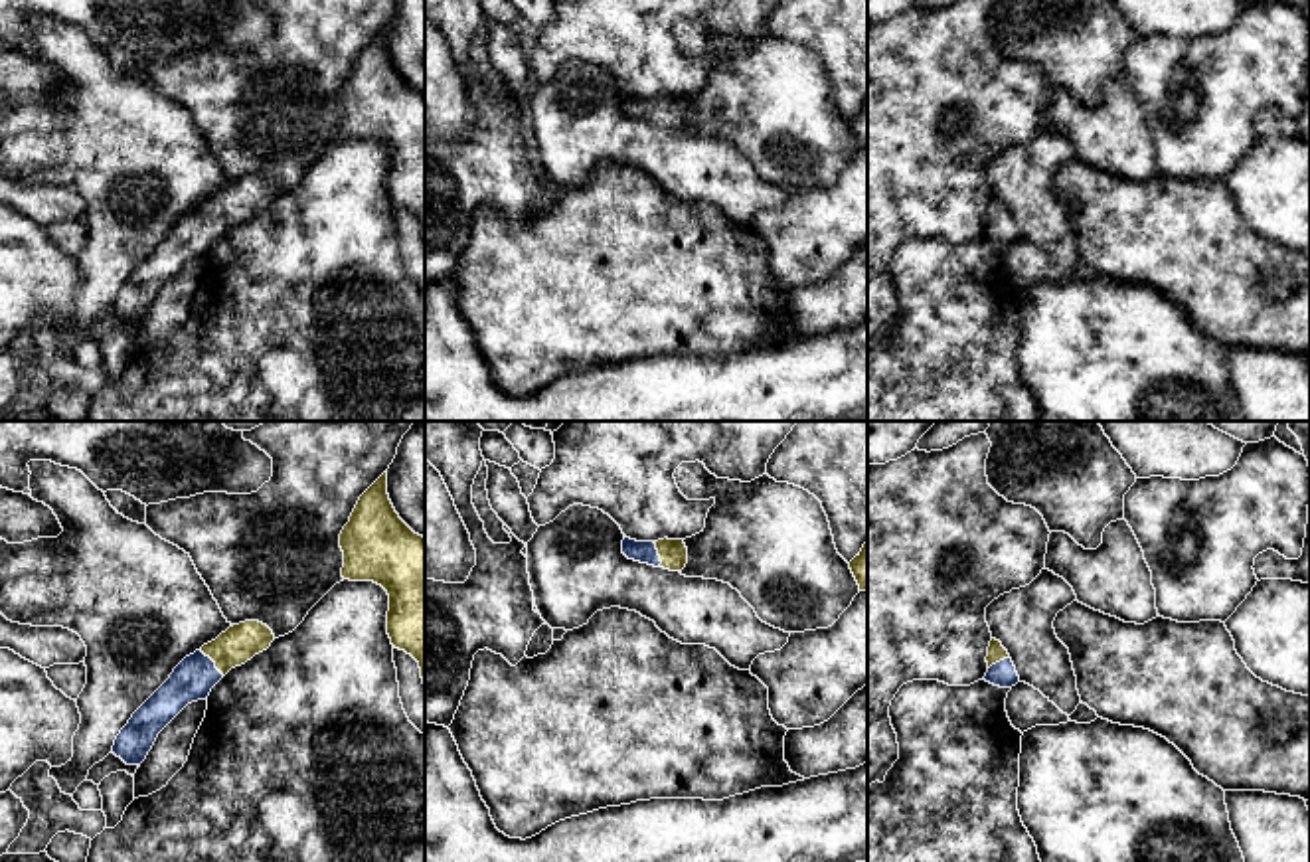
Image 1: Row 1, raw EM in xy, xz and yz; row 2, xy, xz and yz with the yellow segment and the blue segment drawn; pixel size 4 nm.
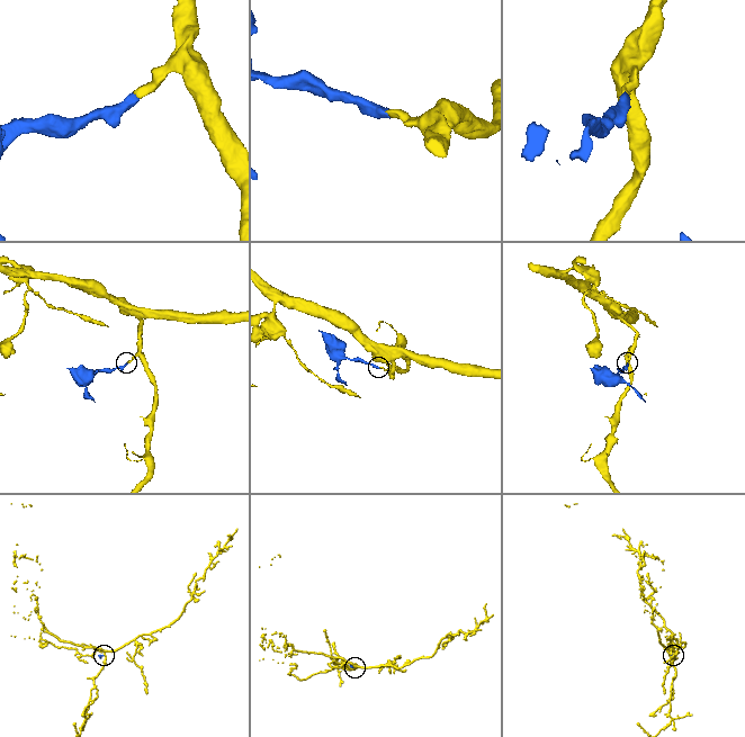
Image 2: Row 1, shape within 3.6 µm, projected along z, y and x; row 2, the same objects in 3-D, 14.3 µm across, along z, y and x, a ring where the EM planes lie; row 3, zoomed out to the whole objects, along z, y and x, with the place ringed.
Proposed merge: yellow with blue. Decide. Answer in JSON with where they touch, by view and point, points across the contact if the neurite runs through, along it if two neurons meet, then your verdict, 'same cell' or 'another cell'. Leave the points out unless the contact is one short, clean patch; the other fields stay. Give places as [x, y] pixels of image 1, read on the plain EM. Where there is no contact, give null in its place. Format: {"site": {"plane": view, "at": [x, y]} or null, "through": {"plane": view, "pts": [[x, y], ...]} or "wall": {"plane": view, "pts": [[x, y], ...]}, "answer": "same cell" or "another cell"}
{"site": {"plane": "xy", "at": [214, 218]}, "through": {"plane": "xy", "pts": [[240, 200], [214, 218], [196, 232]]}, "answer": "same cell"}

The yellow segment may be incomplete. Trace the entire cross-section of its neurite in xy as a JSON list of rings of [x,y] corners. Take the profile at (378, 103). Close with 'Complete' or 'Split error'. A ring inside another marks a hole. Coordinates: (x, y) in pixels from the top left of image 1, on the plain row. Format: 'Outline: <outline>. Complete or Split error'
Outline: [[[387,28],[360,53],[340,105],[344,136],[373,138],[387,148],[391,202],[419,219],[425,241],[425,95],[395,69]]]. Complete

